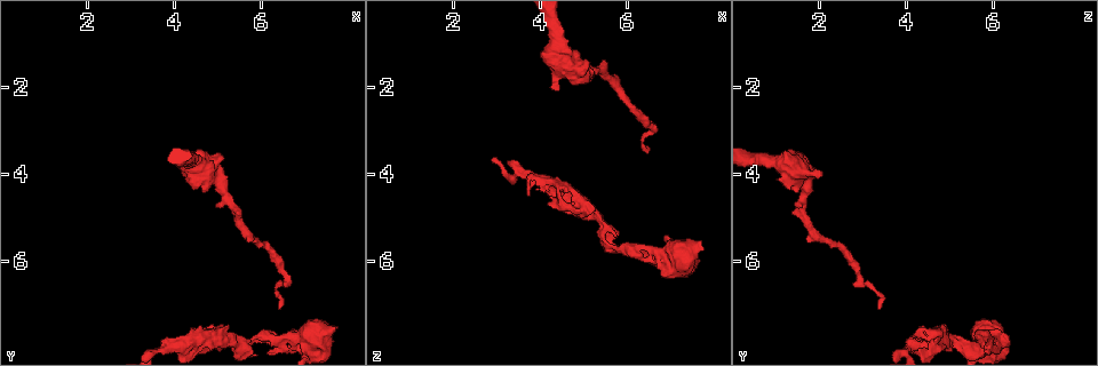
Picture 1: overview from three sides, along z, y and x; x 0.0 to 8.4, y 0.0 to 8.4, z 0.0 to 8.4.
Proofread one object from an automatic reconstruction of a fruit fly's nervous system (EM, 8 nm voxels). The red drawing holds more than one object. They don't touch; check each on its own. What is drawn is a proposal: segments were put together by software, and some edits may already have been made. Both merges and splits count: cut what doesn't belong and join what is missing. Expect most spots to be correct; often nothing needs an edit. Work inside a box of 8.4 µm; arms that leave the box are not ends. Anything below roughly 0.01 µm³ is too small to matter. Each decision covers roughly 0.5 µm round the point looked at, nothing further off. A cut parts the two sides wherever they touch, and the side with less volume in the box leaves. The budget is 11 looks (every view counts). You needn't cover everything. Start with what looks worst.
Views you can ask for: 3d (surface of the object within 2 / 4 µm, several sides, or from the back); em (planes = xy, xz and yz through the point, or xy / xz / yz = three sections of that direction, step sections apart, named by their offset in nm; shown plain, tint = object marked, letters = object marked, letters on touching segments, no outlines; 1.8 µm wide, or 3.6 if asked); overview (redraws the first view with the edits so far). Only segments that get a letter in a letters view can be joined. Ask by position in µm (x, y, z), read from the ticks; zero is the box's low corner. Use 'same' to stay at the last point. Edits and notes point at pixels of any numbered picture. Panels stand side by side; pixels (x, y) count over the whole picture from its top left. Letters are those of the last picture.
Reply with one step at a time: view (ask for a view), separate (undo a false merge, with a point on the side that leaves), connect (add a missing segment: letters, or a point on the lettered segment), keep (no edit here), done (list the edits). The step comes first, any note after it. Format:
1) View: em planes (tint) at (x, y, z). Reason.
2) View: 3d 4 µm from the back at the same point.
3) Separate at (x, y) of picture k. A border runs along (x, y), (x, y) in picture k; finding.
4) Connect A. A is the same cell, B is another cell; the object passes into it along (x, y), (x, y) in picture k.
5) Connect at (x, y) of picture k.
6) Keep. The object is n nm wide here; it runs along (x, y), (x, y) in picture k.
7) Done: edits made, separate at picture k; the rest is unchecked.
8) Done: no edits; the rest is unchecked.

View: em 3.6 µm planes (letters) at (6.45, 7.05, 3.45). Free end.

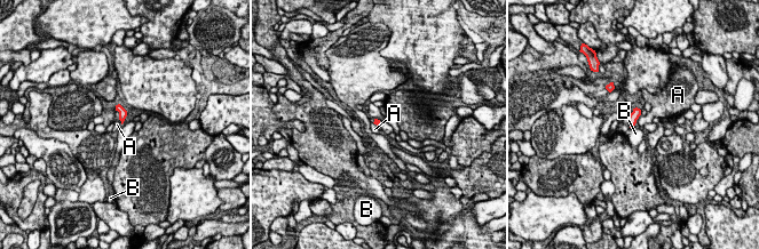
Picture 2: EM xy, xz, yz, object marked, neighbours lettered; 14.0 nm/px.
Keep. A and B are other cells; a border runs along (635, 125), (630, 128) in picture 2; no lettered segment goes on from it.

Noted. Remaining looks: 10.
View: em planes (plain) at (6.25, 7.75, 5.80). Abrupt turn.

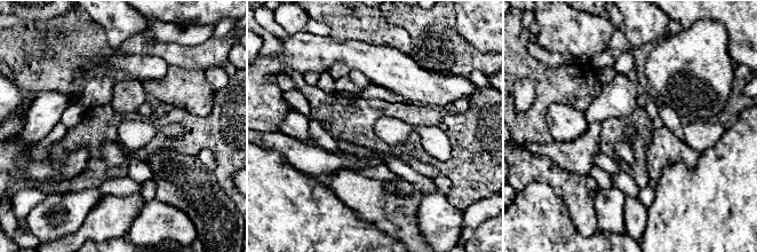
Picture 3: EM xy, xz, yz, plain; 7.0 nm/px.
View: em planes (letters) at the same point. See the neighbours.

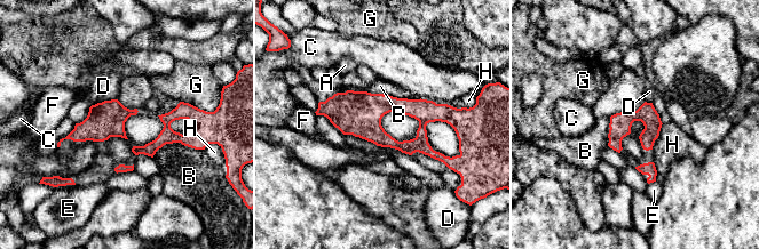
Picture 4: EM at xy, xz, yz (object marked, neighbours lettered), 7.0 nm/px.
Keep. A, B, C, D, E, F, G and H are other cells; it runs along (319, 111), (404, 105), (451, 118) in picture 4; one cell here.

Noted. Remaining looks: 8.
View: em planes (tint) at (4.80, 7.85, 4.75). Abrupt turn.

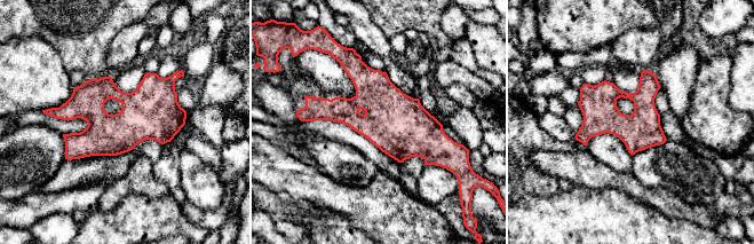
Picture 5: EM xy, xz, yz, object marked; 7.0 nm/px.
View: em planes (letters) at the same point. What lies round it.

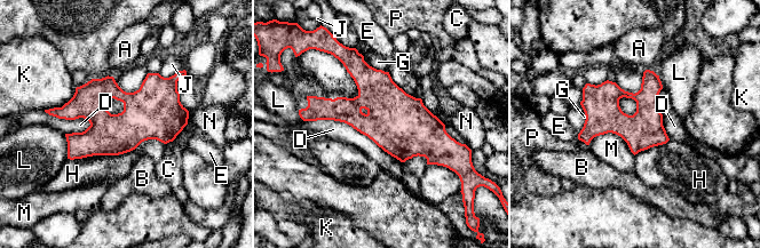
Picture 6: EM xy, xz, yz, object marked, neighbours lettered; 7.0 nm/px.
Keep. A, B, C, D, E, G, H, J, K, L, M, N and P are other cells; a border runs along (303, 120), (343, 121), (401, 162) in picture 6; one cell here.

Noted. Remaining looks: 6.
View: em yz step 4 (letters) at (4.40, 4.05, 2.05). An open end.

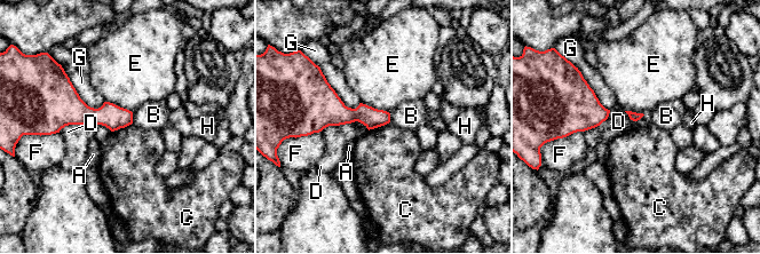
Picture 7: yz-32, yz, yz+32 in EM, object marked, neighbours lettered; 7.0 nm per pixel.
Keep. A, B, C, D, E, F, G and H are other cells; a border runs along (132, 122), (111, 132) in picture 7; no lettered segment goes on from it.

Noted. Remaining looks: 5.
Done: no edits; the rest is unchecked.

